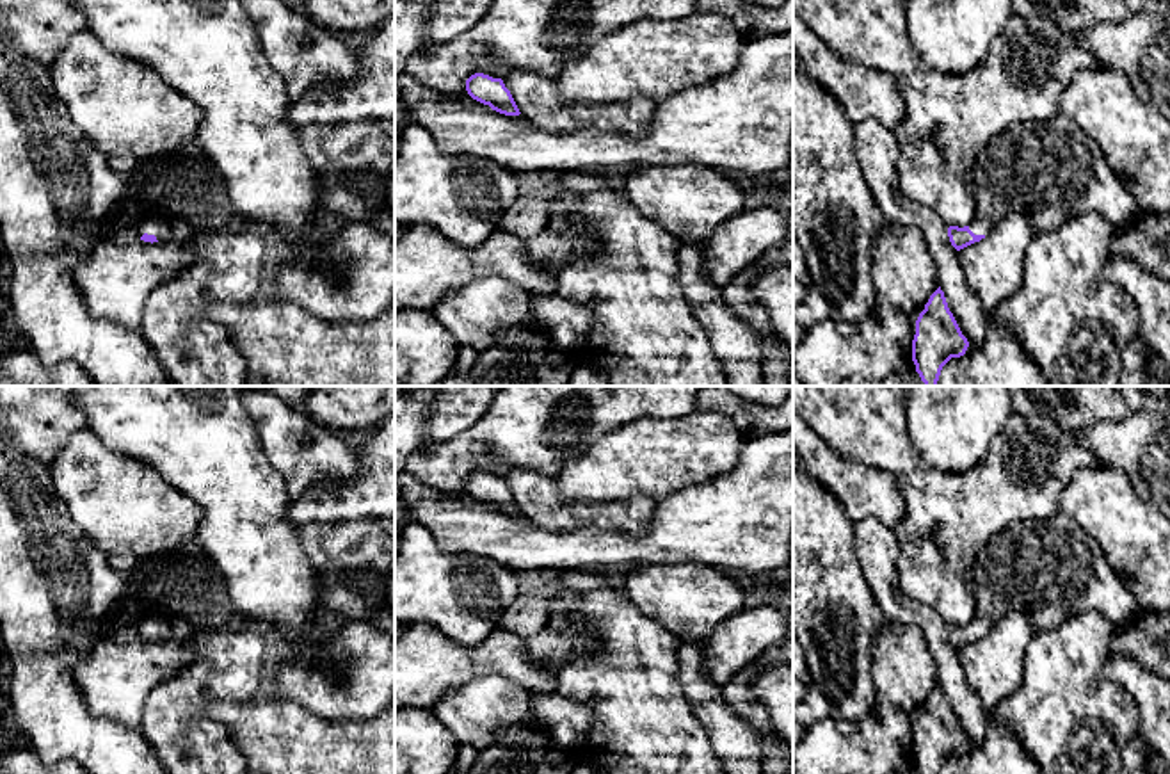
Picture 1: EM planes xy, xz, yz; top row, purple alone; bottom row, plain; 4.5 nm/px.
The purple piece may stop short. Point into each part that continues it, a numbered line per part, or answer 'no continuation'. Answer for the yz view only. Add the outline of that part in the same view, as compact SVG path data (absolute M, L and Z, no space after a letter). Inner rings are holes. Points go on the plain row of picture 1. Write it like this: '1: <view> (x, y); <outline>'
1: yz (1049, 570); M1063 511L1047 520L1008 525L978 553L971 571L976 614L969 628L974 633L987 633L1008 612L1028 617L1037 630L1051 630L1081 610L1095 609L1122 630L1145 610L1108 564L1097 541Z

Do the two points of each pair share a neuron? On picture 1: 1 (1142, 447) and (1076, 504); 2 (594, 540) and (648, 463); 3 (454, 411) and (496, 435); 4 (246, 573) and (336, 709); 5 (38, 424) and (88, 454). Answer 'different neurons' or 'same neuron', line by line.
1: different neurons
2: different neurons
3: different neurons
4: different neurons
5: different neurons

